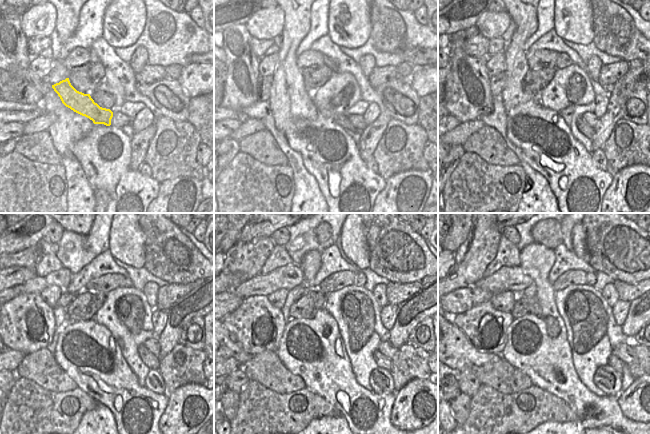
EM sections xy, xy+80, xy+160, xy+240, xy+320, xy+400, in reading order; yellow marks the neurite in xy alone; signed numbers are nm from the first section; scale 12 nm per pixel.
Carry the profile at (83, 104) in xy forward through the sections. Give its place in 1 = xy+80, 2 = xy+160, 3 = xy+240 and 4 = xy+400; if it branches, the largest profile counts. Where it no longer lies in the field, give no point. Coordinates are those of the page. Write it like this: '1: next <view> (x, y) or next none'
1: next xy+80 (342, 120)
2: next xy+160 (582, 126)
3: next xy+240 (150, 360)
4: next xy+400 (613, 361)

